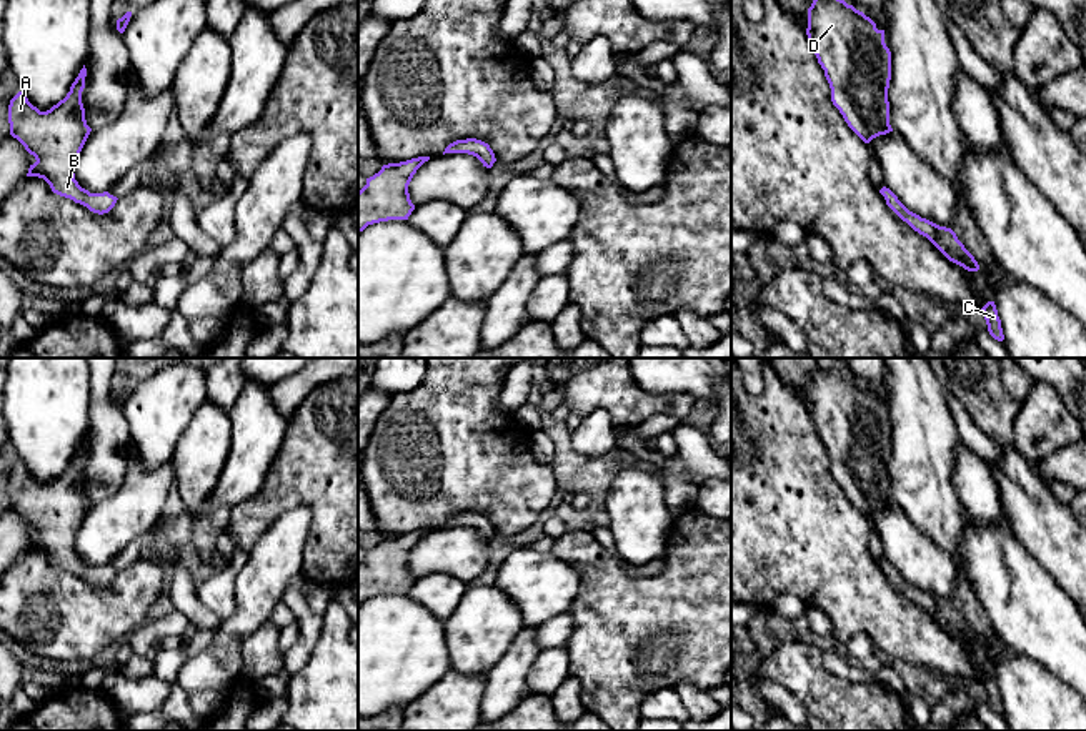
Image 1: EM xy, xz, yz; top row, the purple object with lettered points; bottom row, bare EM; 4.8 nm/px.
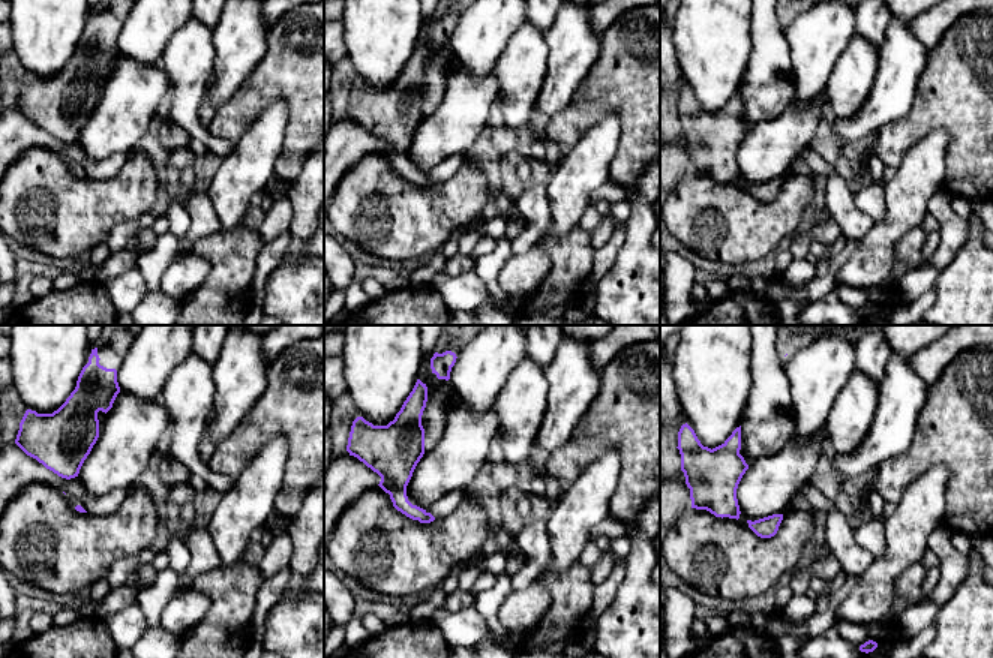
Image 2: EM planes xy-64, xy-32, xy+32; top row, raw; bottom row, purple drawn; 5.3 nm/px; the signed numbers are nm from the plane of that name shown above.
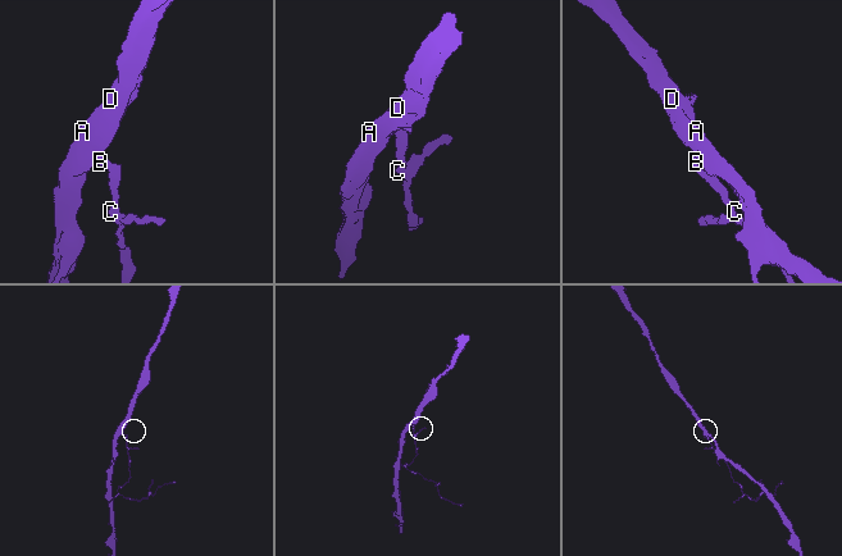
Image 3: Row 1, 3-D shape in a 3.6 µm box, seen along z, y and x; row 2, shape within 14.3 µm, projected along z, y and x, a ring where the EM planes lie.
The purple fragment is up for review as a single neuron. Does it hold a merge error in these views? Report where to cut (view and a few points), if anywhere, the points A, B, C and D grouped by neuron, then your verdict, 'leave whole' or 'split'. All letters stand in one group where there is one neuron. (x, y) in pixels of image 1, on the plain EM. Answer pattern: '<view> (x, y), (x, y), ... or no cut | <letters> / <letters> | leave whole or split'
no cut | A B C D | leave whole

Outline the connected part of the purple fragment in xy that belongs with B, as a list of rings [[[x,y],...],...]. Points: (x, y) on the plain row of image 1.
[[[83,438],[67,470],[47,485],[40,485],[25,466],[18,465],[8,478],[8,496],[10,508],[37,533],[30,538],[27,549],[43,551],[53,566],[103,588],[115,579],[118,571],[108,564],[90,566],[78,558],[73,546],[77,531],[92,505],[82,476],[85,450]]]

